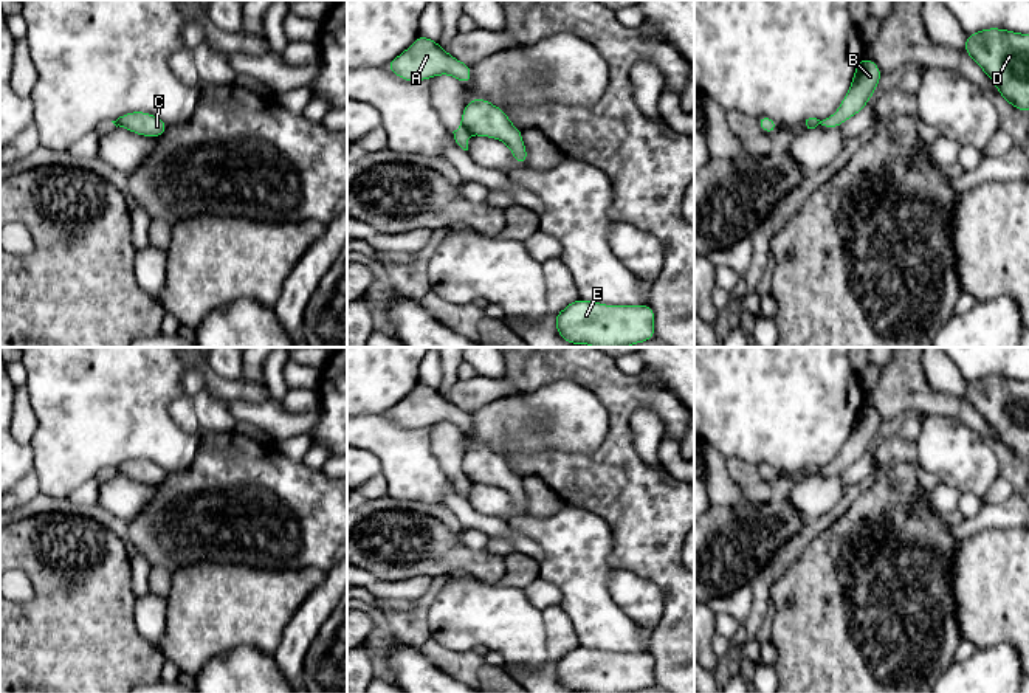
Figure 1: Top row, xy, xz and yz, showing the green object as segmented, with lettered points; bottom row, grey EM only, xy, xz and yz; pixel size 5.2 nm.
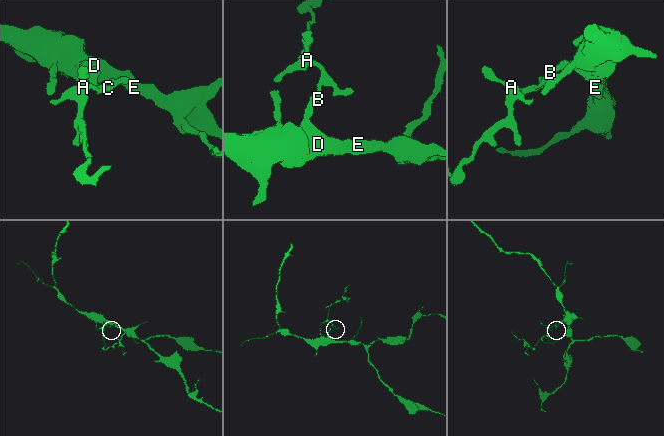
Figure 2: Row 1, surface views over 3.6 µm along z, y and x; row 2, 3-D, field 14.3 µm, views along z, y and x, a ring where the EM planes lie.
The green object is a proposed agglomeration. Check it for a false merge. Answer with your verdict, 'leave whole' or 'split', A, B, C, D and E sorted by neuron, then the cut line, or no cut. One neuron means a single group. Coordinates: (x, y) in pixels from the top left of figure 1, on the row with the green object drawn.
split; groups A C / B D E; cut xz (462, 123), (468, 131)

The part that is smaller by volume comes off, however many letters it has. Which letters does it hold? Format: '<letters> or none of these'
A, C

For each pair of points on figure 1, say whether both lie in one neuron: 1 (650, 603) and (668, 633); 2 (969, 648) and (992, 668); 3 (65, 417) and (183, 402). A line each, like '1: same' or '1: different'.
1: different
2: different
3: different

